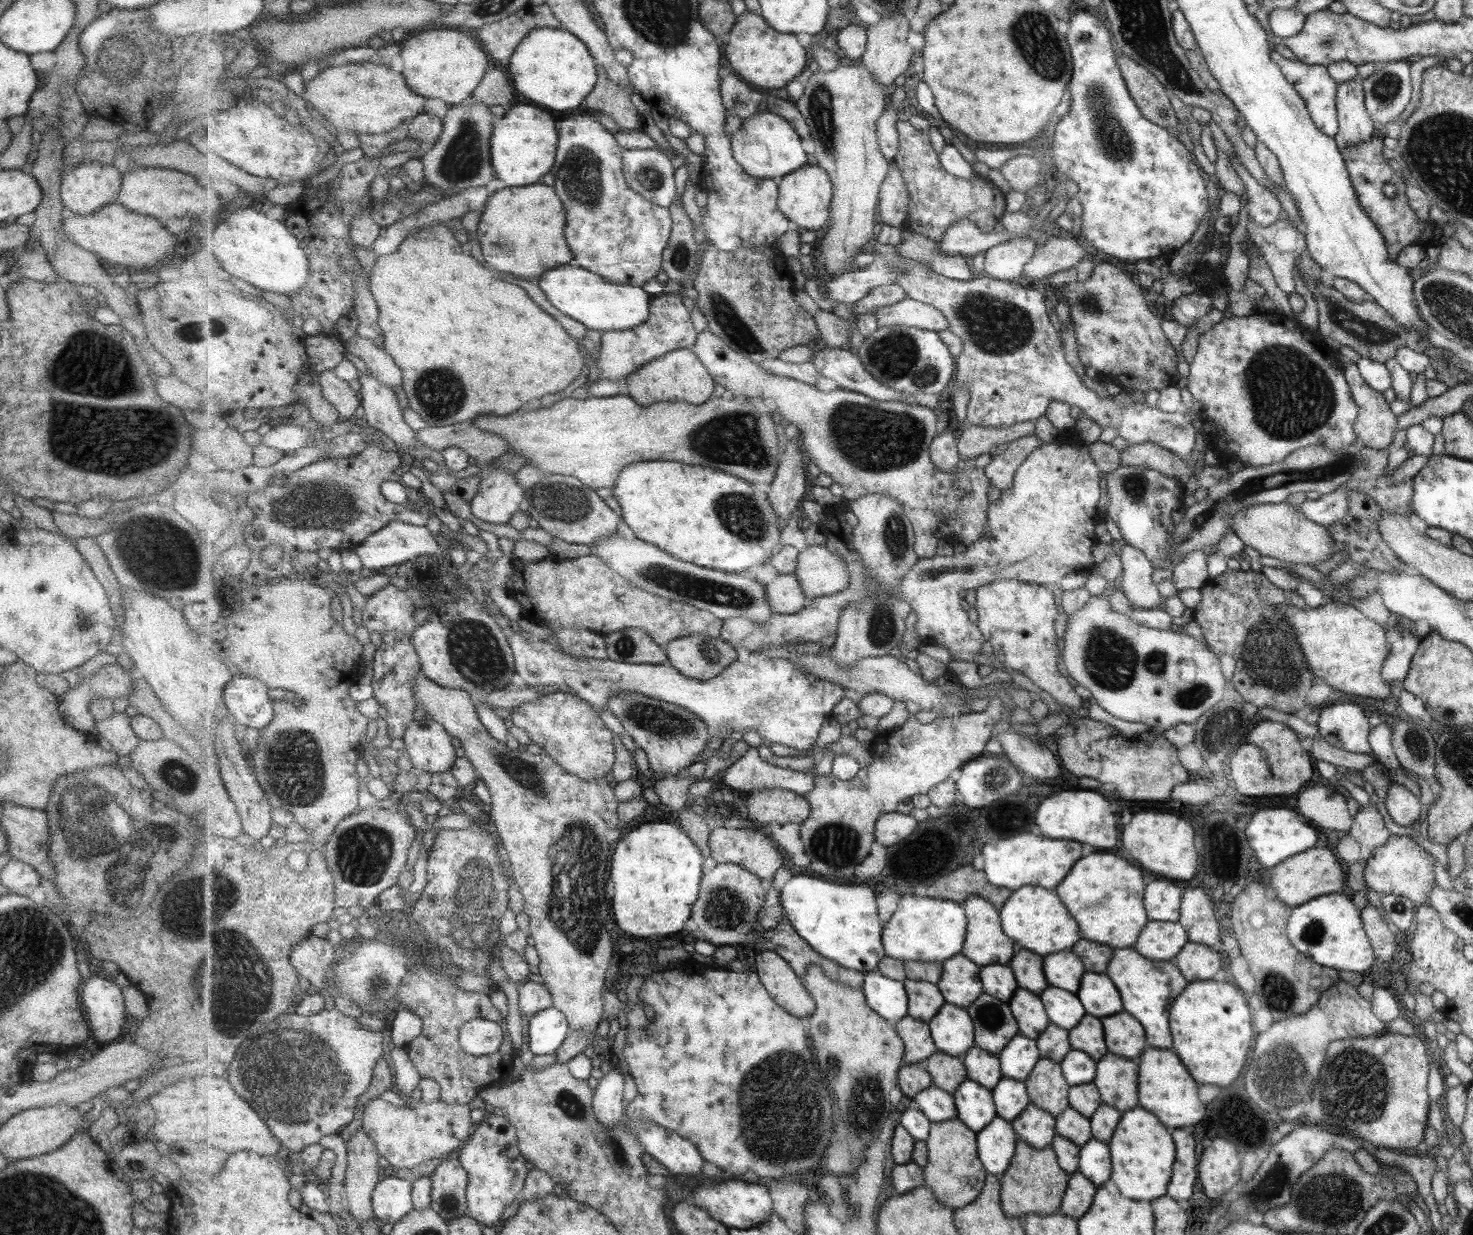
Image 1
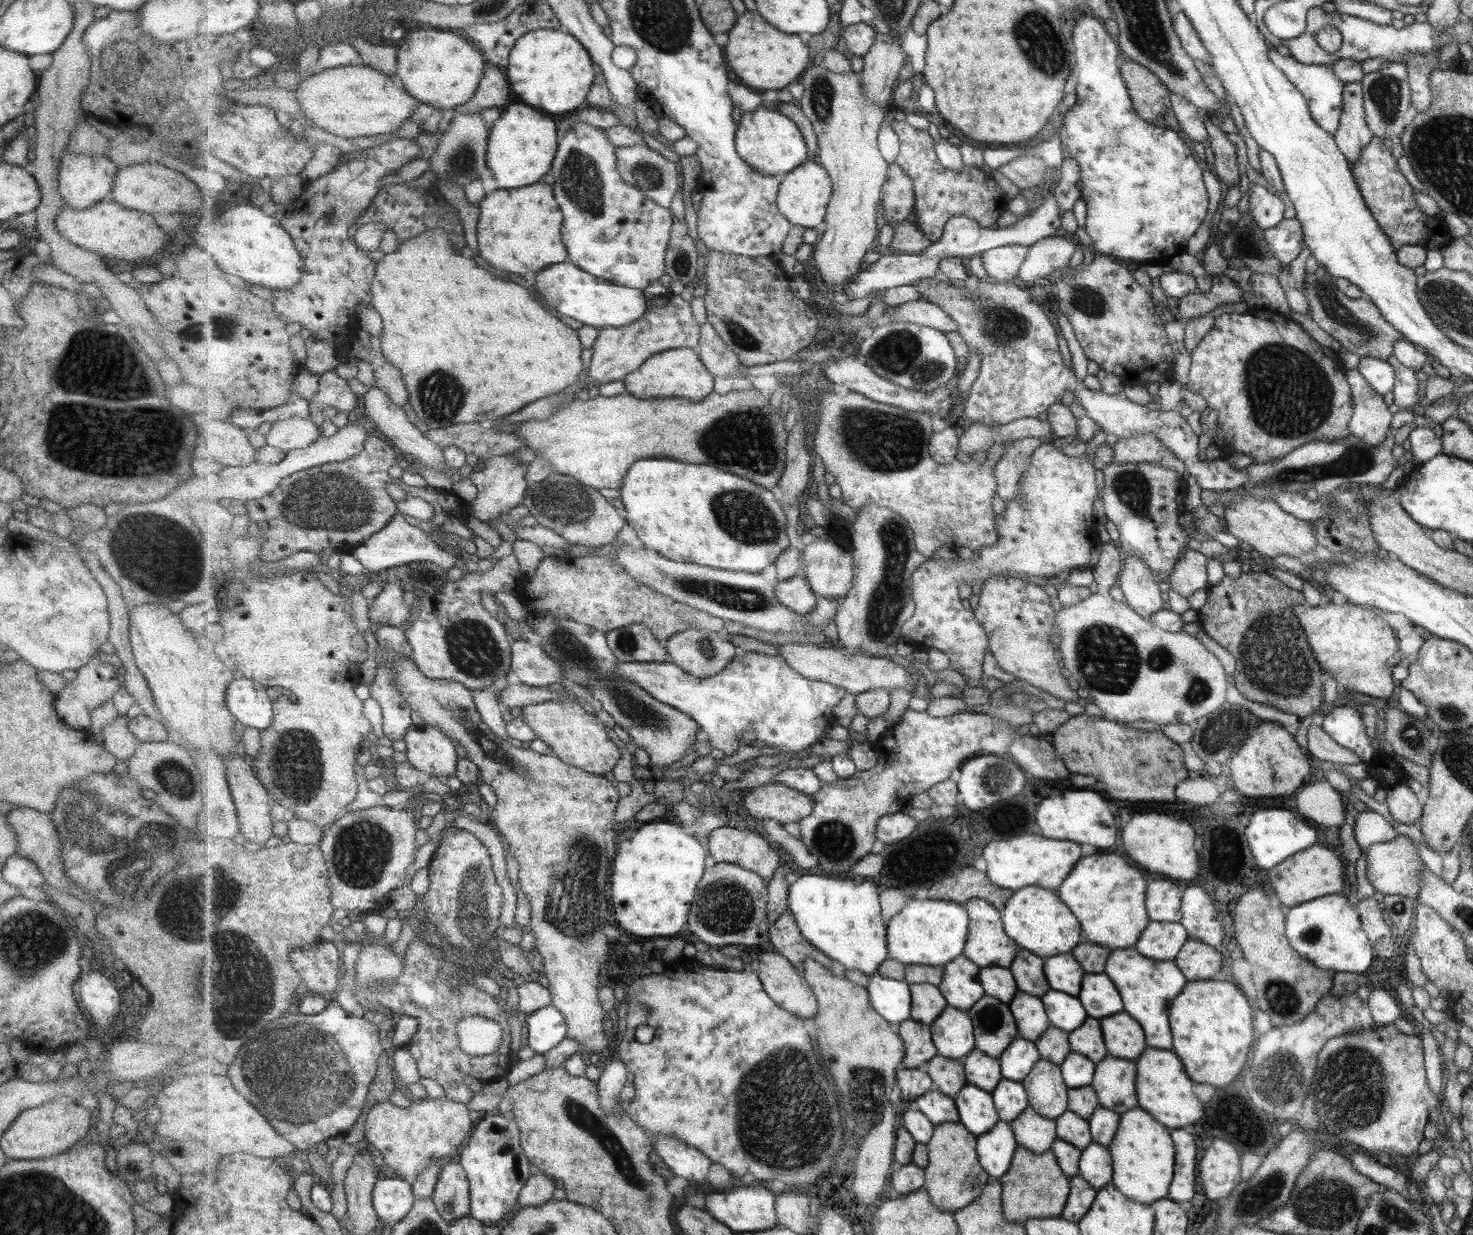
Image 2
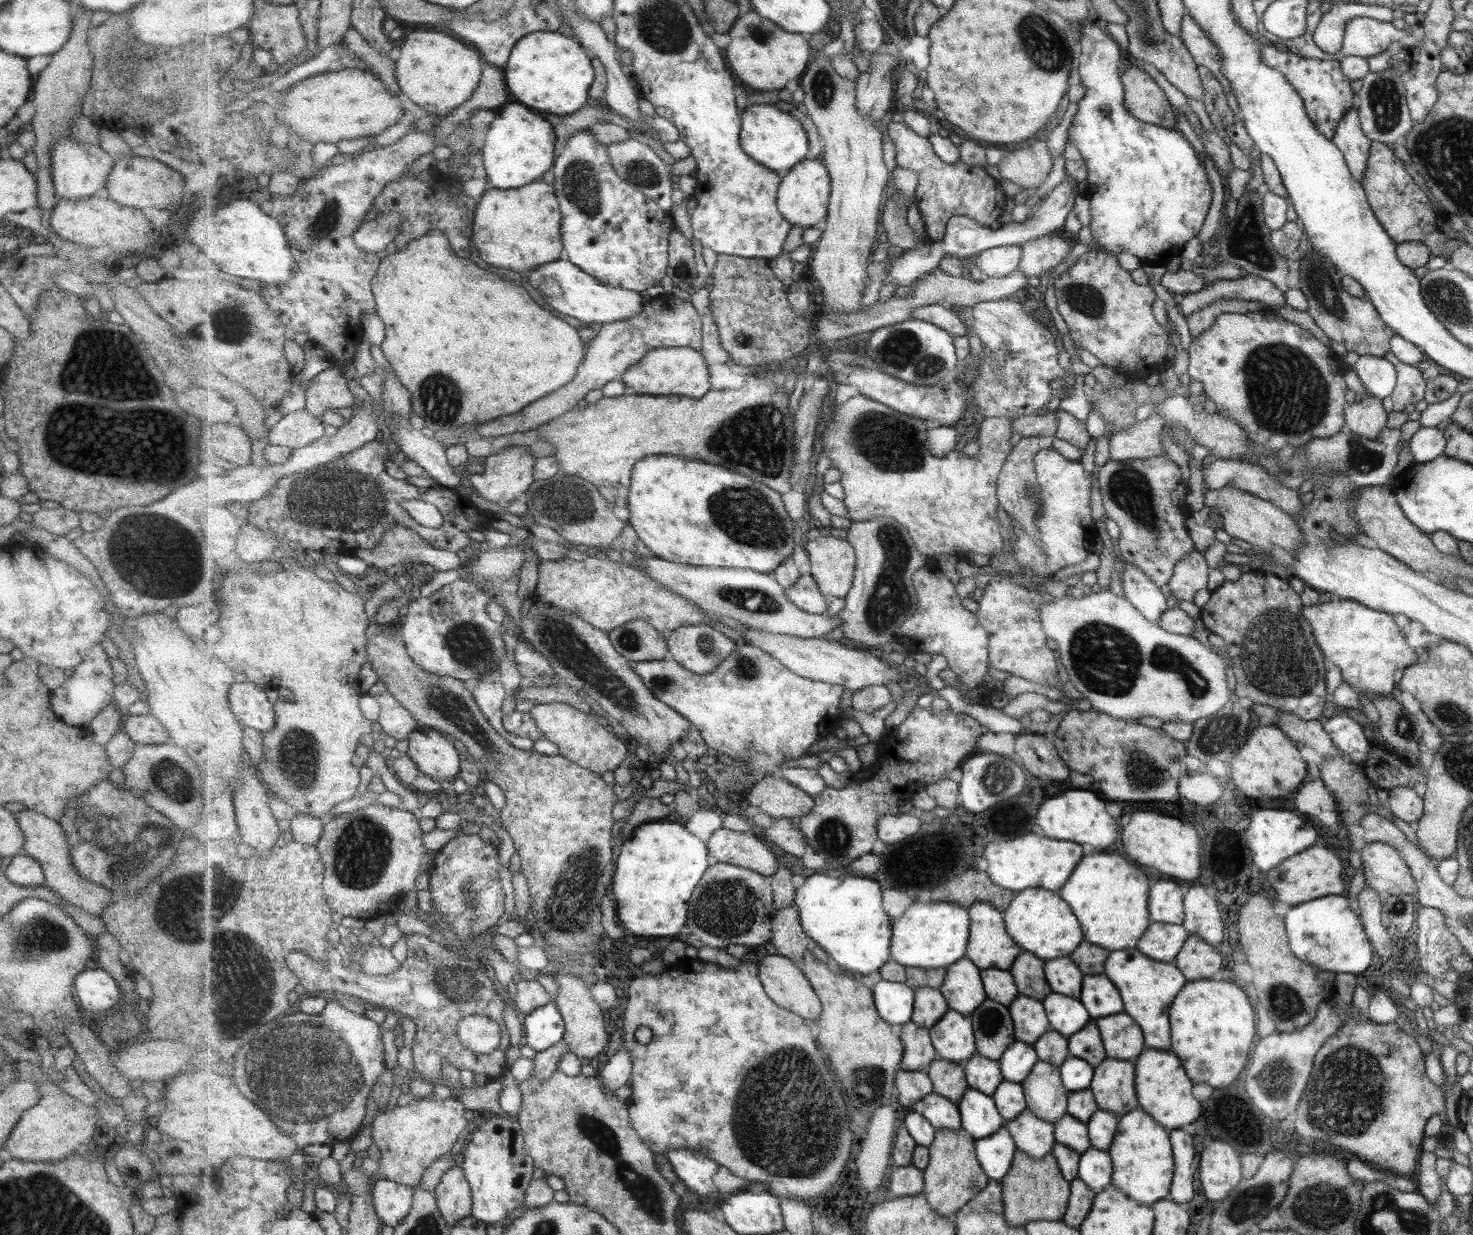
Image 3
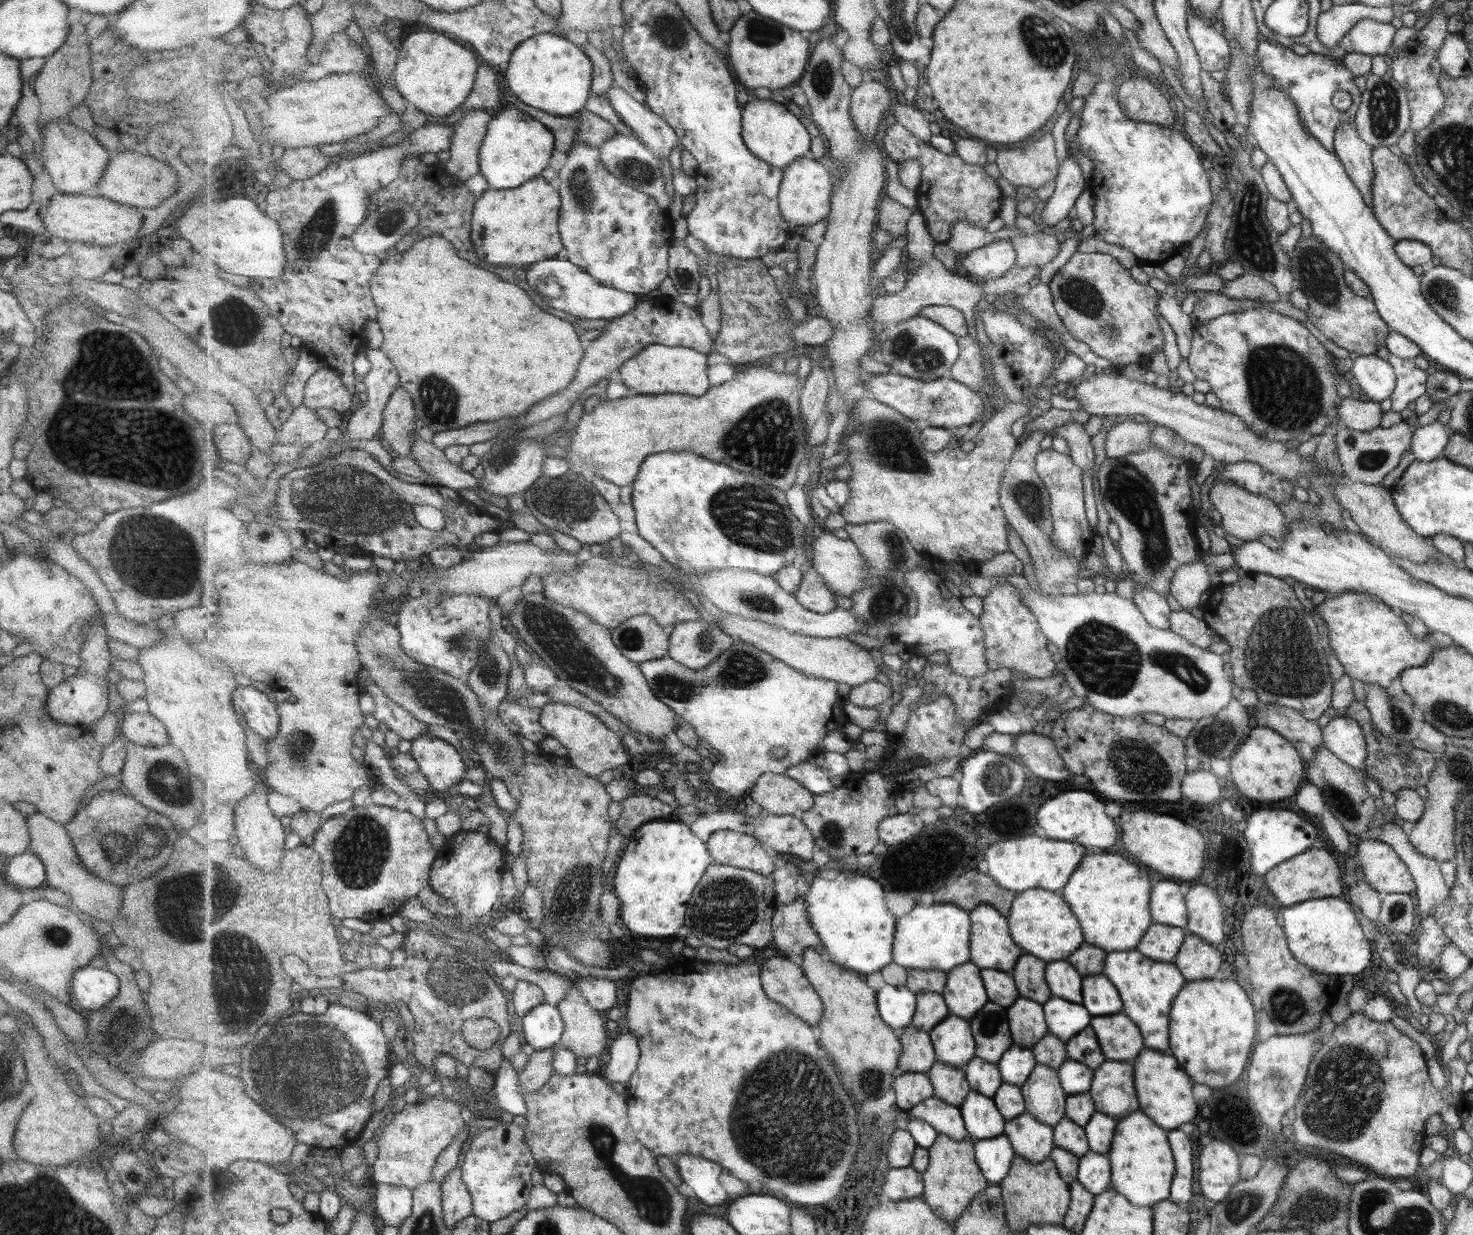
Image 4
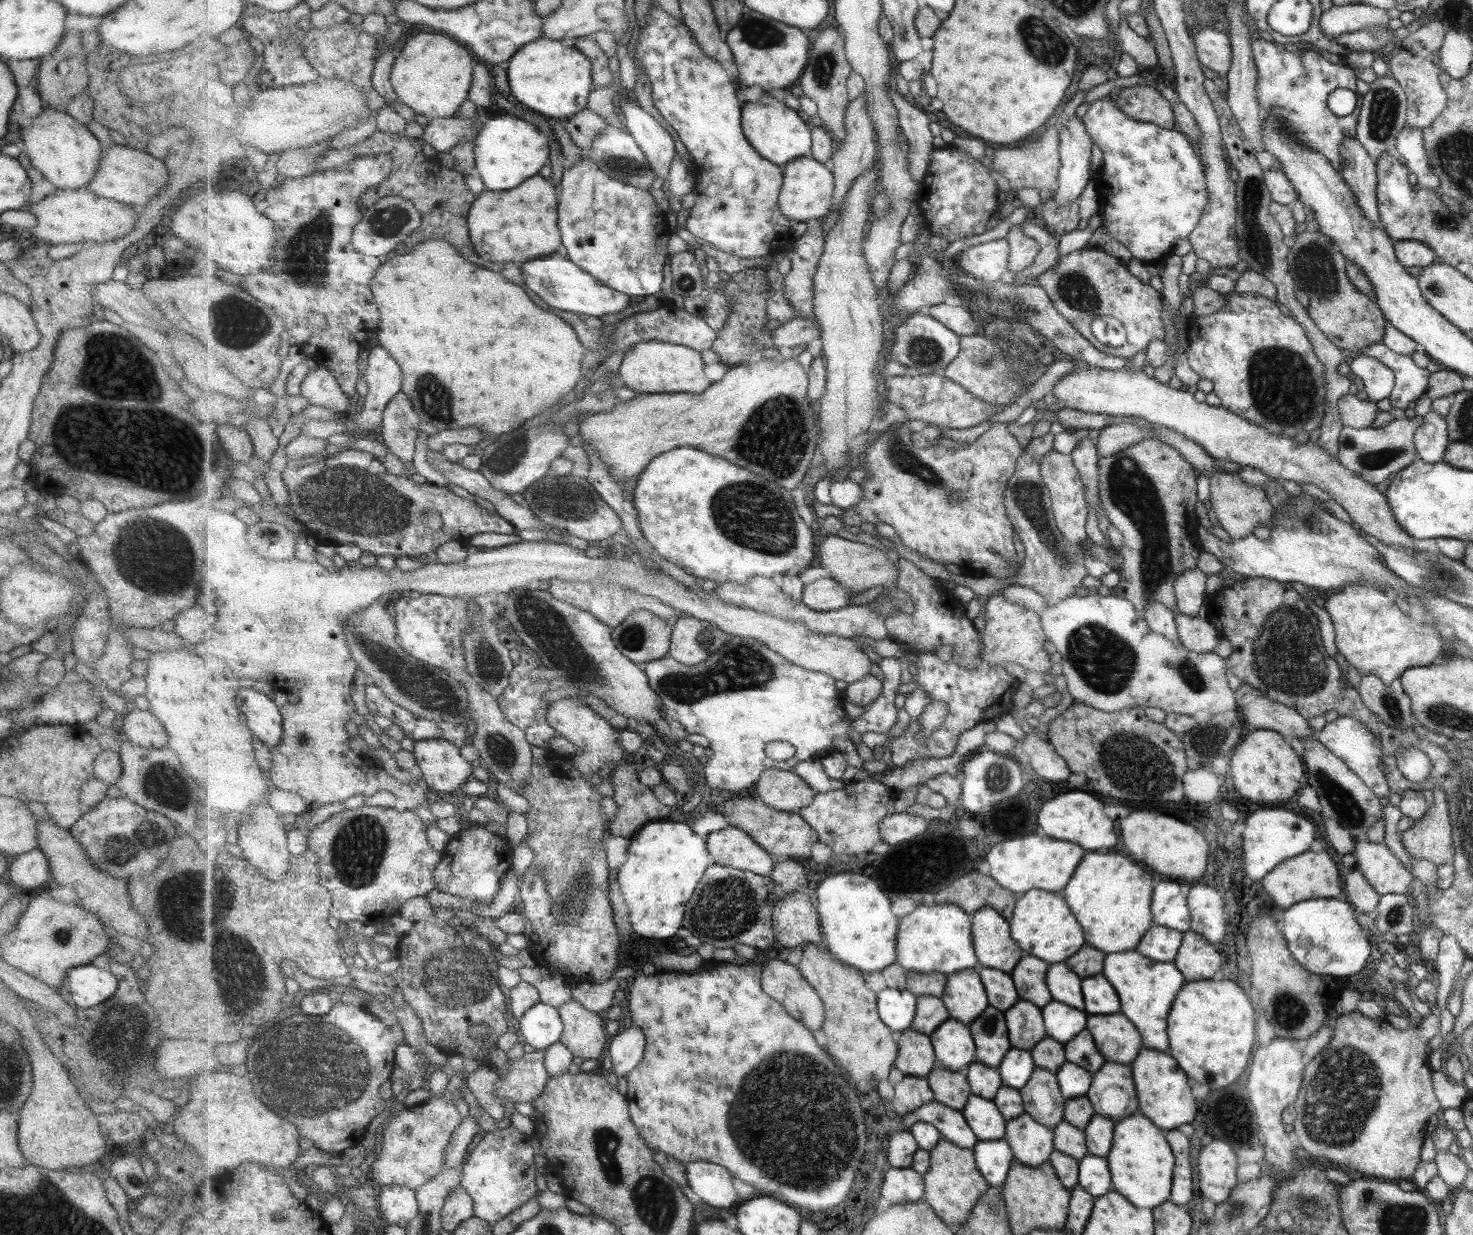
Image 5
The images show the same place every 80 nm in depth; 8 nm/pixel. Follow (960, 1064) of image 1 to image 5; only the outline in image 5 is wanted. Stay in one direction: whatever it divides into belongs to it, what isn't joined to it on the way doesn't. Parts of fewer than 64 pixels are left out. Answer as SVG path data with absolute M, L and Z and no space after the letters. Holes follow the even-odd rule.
M937 1065L934 1072L928 1074L927 1079L937 1101L955 1110L962 1111L966 1108L972 1095L972 1086L965 1072L952 1071Z

